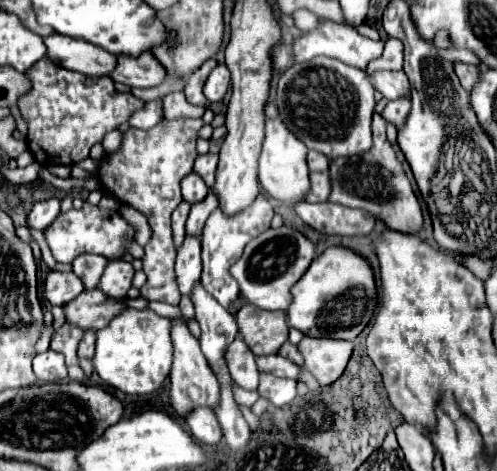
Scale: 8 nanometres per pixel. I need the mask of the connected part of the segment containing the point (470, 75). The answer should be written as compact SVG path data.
M454 64L454 72L456 72L462 88L472 92L472 88L476 86L476 82L480 78L480 66L474 66L474 64Z

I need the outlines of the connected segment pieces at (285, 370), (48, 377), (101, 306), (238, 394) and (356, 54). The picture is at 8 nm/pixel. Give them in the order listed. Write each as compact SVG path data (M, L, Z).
M280 354L260 356L260 358L256 358L256 362L258 362L258 370L272 372L274 376L280 376L280 378L298 380L300 378L300 372L302 372L302 368L298 364L294 364L292 360L280 356Z
M46 350L38 354L32 362L32 368L40 382L62 382L68 378L64 358L54 350Z
M96 288L96 290L84 290L74 300L70 300L64 306L64 314L66 314L66 322L70 324L76 324L84 330L90 328L100 330L112 318L122 314L124 308L126 308L124 298L106 296L102 290Z
M234 384L234 388L232 388L232 394L234 394L234 400L236 400L238 404L242 404L242 406L252 406L252 404L260 398L256 390L242 390L242 388L236 386L236 384Z
M324 20L320 24L318 30L314 32L306 32L302 34L300 38L294 40L294 54L296 54L296 62L306 62L314 56L330 56L330 58L336 58L336 60L342 60L344 64L350 64L354 68L360 68L360 70L366 70L366 66L370 64L370 60L378 58L384 50L384 42L374 42L374 40L368 40L364 36L360 36L354 28L350 26L342 26L342 24L336 24L332 20Z

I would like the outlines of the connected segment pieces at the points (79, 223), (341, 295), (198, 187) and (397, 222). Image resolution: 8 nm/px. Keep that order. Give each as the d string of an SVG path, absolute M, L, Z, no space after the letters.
M84 202L80 210L68 210L62 212L50 226L44 228L46 242L52 250L52 256L56 262L70 264L76 256L90 252L90 254L100 254L108 260L120 260L124 254L128 254L126 248L126 238L134 240L134 228L122 218L120 212L116 210L102 210L98 206L92 206Z
M330 246L314 258L306 274L294 284L292 296L294 302L286 310L288 324L316 338L354 340L366 328L378 304L372 266L364 256L346 246Z
M190 172L188 176L182 178L182 196L186 202L194 204L194 202L200 202L202 198L206 198L208 194L208 186L204 184L202 178L198 178L196 172Z
M380 114L372 118L372 134L374 146L366 154L350 156L350 158L336 158L330 162L330 180L332 180L332 194L330 202L344 204L348 208L368 210L376 218L382 218L392 230L404 234L416 234L422 228L422 208L414 190L404 176L402 164L396 158L392 144L386 140L386 120Z

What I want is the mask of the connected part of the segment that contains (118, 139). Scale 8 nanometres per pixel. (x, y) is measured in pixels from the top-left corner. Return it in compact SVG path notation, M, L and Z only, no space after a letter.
M114 130L114 132L110 132L110 134L106 134L106 138L104 138L104 150L106 150L106 154L114 154L114 152L118 152L120 148L122 148L122 132L120 130Z

